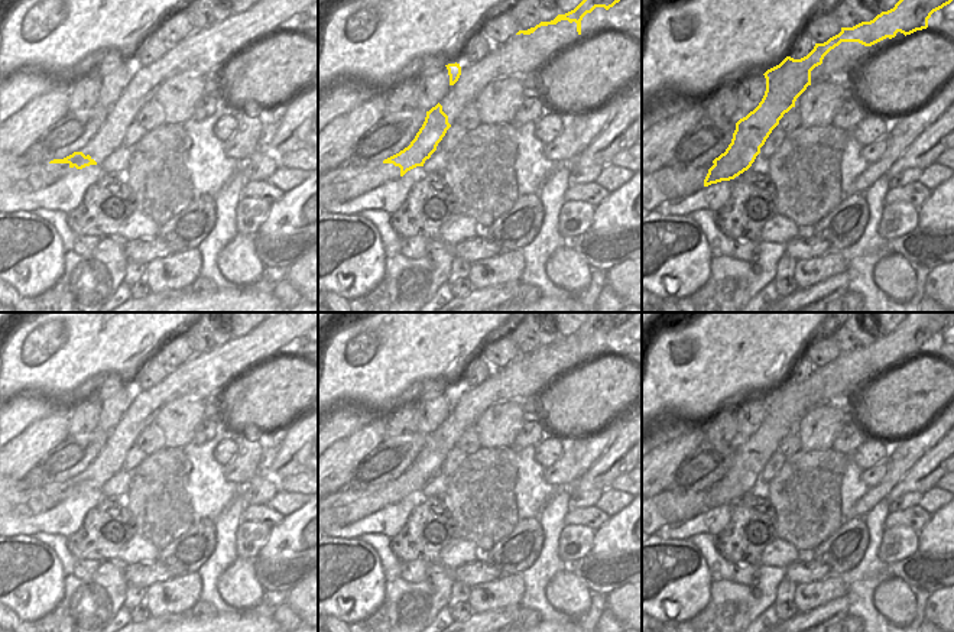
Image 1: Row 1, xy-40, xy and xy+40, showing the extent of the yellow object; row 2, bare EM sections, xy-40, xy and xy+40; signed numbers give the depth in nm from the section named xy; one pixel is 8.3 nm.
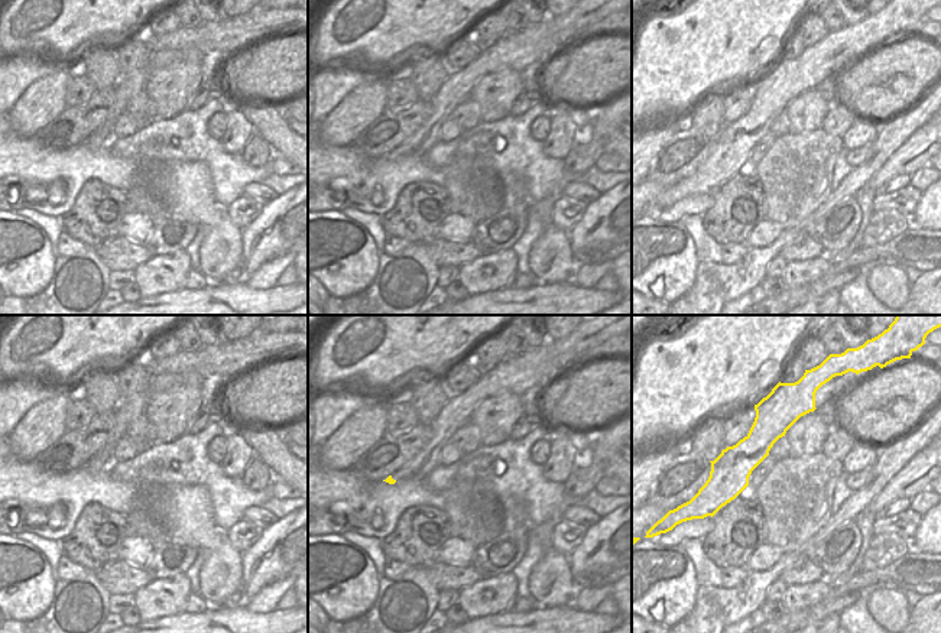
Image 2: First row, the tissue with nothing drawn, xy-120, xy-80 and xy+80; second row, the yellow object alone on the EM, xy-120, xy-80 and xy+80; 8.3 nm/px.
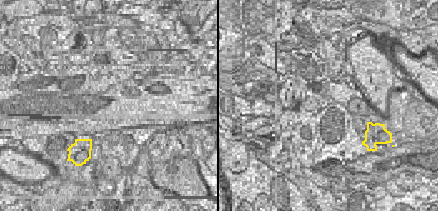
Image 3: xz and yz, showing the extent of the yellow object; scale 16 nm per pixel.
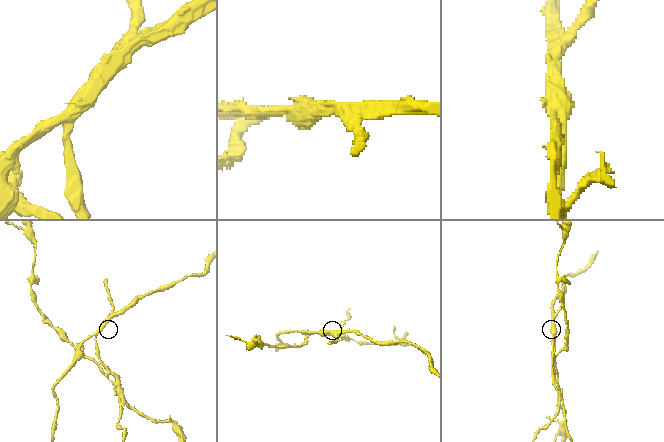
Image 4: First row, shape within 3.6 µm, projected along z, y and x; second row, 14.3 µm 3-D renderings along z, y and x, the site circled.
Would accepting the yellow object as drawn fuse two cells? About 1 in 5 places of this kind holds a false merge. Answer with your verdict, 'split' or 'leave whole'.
split

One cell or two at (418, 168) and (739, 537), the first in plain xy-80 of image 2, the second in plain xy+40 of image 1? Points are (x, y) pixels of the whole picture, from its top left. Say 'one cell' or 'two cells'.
two cells

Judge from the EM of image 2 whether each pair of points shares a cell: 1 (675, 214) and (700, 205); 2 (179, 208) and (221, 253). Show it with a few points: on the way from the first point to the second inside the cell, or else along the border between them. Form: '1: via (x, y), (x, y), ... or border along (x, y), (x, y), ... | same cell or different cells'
1: via (681, 208), (694, 205) | same cell
2: via (194, 208), (221, 239) | same cell

